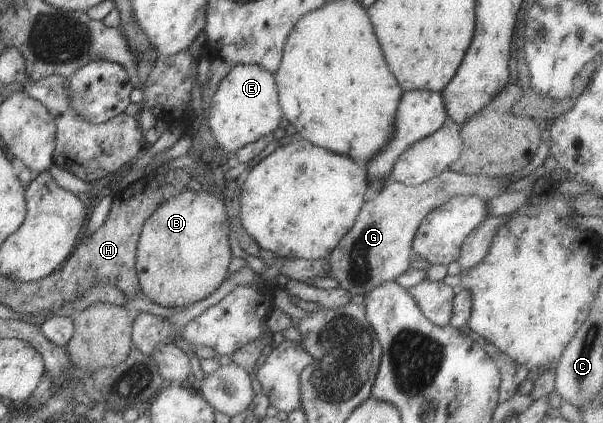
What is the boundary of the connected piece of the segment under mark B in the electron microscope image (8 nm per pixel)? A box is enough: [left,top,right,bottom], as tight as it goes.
[135,189,228,309]

